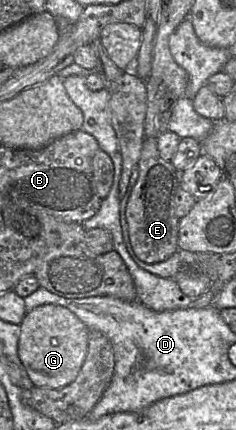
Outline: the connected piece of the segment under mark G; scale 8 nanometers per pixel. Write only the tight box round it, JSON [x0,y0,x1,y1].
[19,304,90,389]

